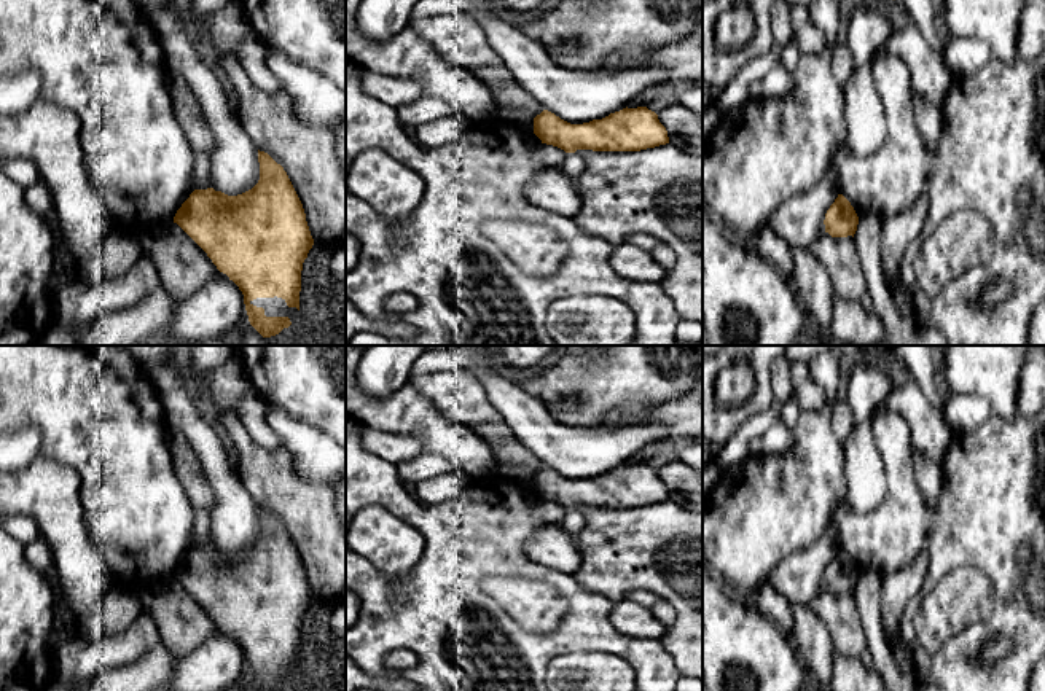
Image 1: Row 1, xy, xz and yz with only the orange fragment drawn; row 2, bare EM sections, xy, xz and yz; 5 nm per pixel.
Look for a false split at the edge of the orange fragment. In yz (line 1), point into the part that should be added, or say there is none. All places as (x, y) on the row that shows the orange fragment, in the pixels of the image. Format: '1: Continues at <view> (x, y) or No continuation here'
1: No continuation here

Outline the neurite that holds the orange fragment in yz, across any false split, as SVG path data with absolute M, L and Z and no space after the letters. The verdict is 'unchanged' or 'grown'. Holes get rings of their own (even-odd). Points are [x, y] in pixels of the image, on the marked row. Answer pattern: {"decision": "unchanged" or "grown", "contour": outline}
{"decision": "unchanged", "contour": "M838 194L825 213L824 224L825 232L828 232L832 237L854 237L859 217L851 202L843 194Z"}

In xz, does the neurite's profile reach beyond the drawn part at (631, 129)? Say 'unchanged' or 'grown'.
unchanged

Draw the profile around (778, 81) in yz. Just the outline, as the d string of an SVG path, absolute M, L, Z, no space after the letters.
M777 62L771 70L747 89L749 99L769 100L785 97L793 89L793 78L790 72Z

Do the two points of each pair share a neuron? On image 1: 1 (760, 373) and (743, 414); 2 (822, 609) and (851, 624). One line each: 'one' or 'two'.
1: one
2: one

